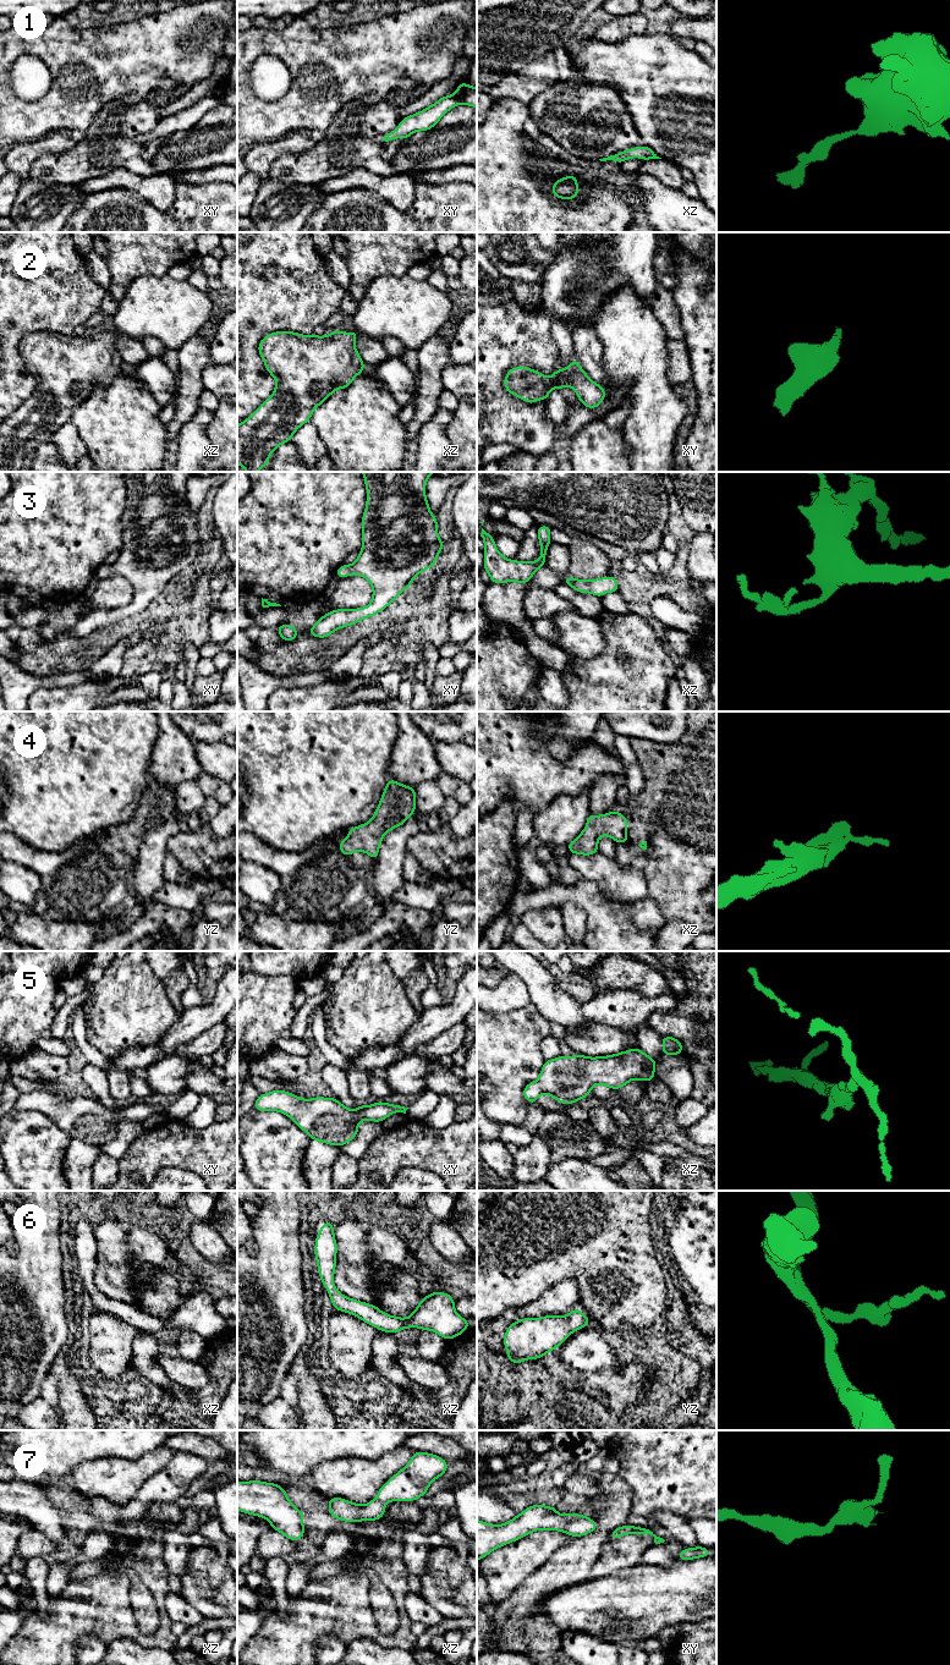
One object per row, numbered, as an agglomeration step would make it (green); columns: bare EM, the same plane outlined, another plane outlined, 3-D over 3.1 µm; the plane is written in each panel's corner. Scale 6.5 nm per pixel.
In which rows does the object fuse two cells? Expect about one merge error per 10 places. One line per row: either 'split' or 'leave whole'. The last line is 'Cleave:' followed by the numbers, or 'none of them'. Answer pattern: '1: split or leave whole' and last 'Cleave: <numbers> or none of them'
1: leave whole
2: leave whole
3: leave whole
4: leave whole
5: leave whole
6: leave whole
7: leave whole
Cleave: none of them

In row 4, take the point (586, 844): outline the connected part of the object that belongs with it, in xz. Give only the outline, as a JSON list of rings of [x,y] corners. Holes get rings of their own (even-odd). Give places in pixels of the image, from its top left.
[[[614,810],[602,815],[588,814],[587,825],[583,831],[570,844],[570,853],[591,856],[598,852],[598,841],[602,835],[611,837],[615,842],[626,844],[628,820]]]

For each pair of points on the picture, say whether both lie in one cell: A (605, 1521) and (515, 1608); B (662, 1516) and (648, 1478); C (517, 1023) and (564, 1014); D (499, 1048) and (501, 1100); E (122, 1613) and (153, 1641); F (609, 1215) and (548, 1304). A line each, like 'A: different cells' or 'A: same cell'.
A: same cell
B: different cells
C: different cells
D: same cell
E: same cell
F: different cells

